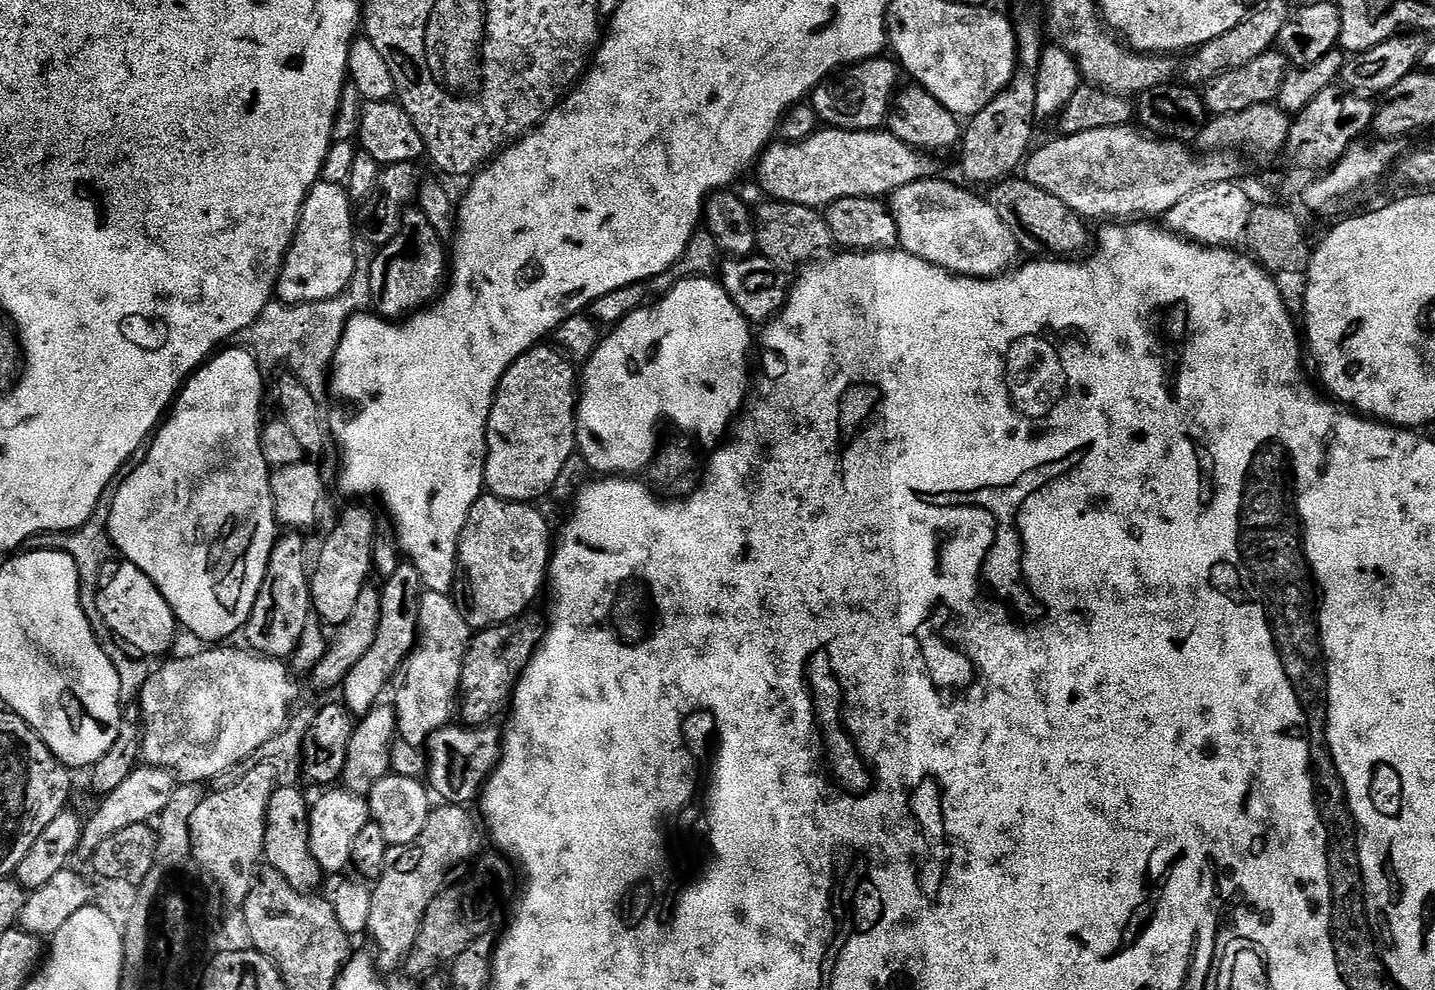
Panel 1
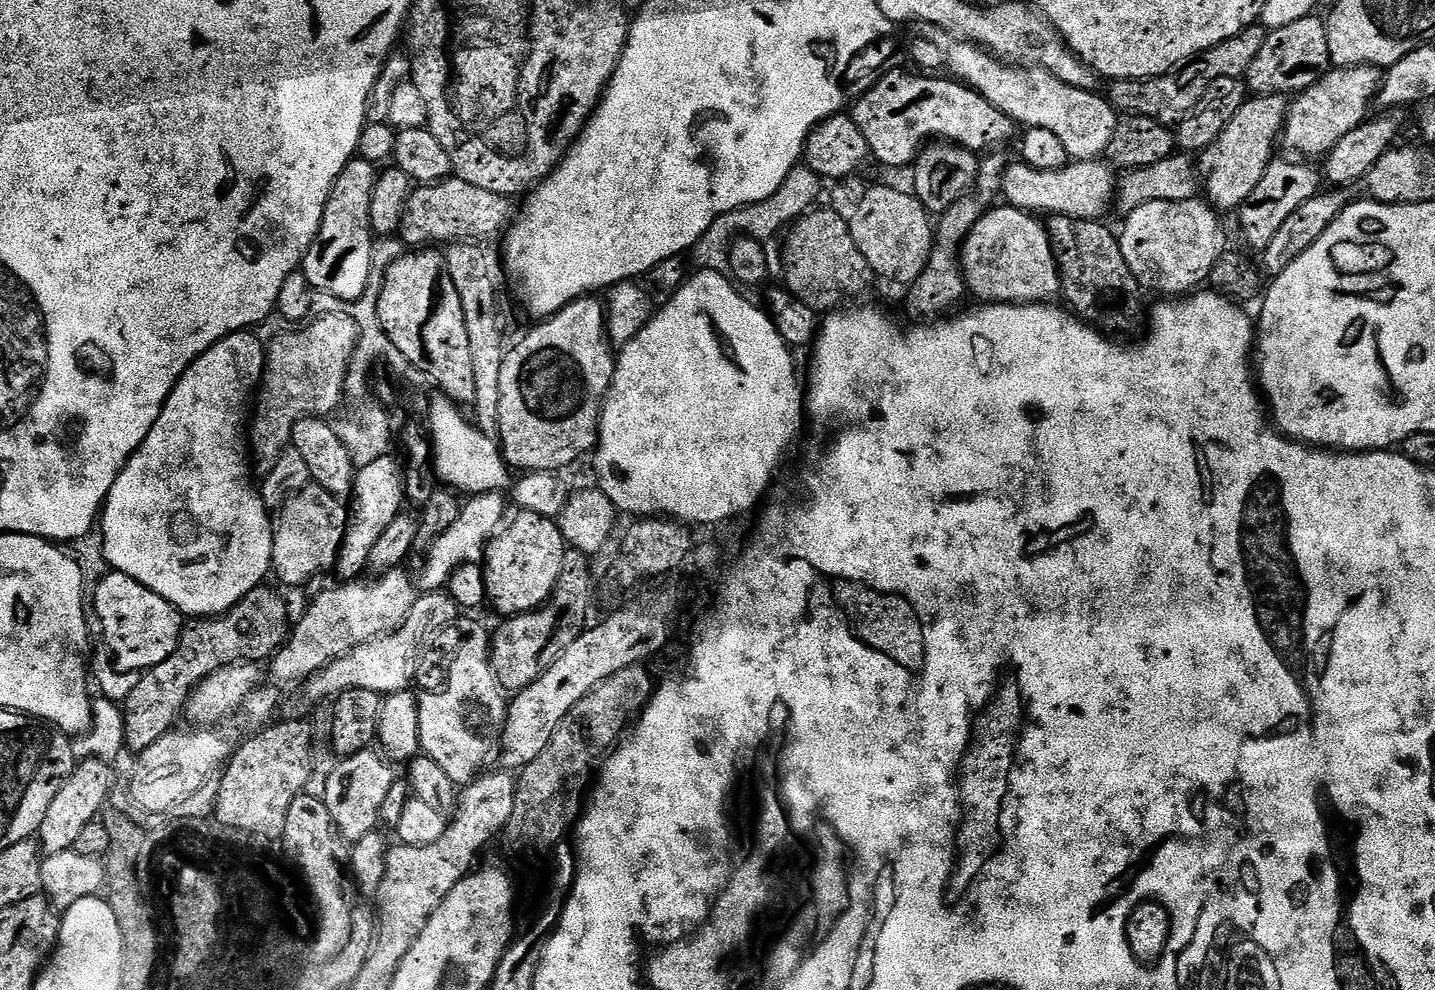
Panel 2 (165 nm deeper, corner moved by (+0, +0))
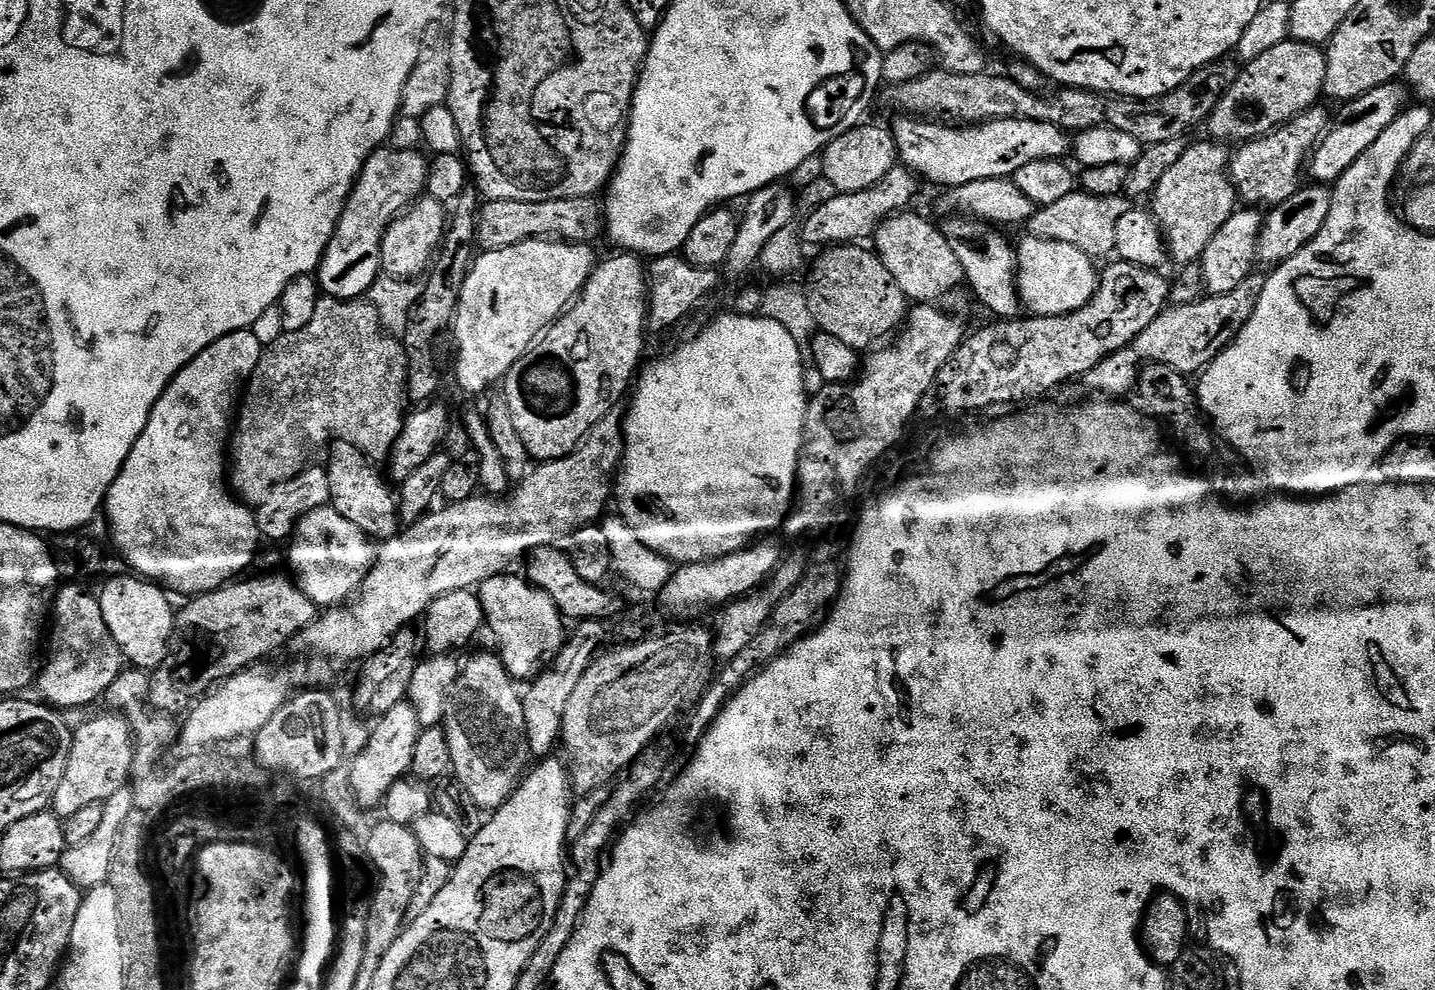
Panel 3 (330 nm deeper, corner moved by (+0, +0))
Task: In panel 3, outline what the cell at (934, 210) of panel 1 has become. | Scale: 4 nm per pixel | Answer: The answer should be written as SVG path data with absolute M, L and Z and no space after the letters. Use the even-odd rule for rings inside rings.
M1025 235L1021 244L1015 245L1016 249L1016 289L1020 292L1023 307L1029 313L1037 316L1057 316L1070 314L1074 310L1082 310L1096 293L1098 283L1098 268L1095 268L1093 257L1088 256L1078 246L1070 246L1066 242L1043 240L1037 236Z

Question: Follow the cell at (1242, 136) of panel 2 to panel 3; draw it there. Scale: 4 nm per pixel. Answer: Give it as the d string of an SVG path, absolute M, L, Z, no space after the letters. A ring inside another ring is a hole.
M1220 142L1207 143L1189 143L1184 149L1182 158L1178 158L1178 162L1174 162L1174 166L1170 166L1166 174L1162 174L1162 182L1158 182L1158 186L1150 197L1150 203L1152 203L1150 211L1160 225L1167 251L1171 259L1173 256L1178 262L1177 265L1180 266L1197 263L1200 255L1206 250L1206 246L1210 246L1210 238L1214 238L1214 234L1218 234L1218 230L1226 226L1226 222L1238 208L1236 185L1233 184L1230 175L1229 149L1224 149L1227 147Z

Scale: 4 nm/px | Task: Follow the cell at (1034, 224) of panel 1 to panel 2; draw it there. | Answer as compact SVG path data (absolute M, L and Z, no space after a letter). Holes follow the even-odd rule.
M1048 216L1046 227L1056 249L1062 296L1068 299L1067 307L1105 337L1139 337L1146 328L1146 308L1144 312L1140 305L1140 284L1130 266L1126 266L1126 258L1122 258L1119 235L1100 220L1075 220L1069 216Z

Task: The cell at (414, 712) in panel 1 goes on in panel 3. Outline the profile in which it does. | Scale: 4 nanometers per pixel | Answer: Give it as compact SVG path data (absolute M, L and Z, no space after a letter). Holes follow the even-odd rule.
M484 652L461 667L460 677L448 694L442 727L450 746L451 771L456 774L455 783L461 784L466 794L470 794L470 798L474 798L474 802L482 810L495 810L504 805L520 787L521 777L529 767L530 752L525 741L523 702L521 693L519 691L516 693L516 688L517 681L508 673L499 655L492 653L491 656L490 653Z

